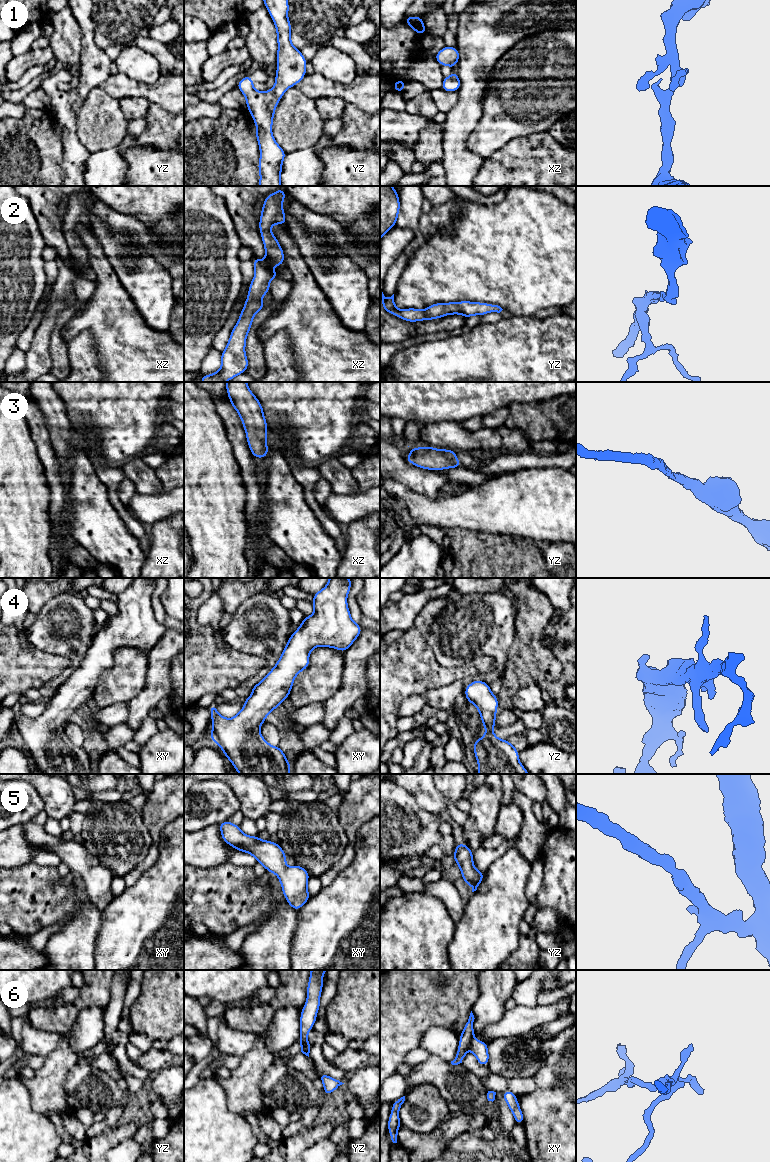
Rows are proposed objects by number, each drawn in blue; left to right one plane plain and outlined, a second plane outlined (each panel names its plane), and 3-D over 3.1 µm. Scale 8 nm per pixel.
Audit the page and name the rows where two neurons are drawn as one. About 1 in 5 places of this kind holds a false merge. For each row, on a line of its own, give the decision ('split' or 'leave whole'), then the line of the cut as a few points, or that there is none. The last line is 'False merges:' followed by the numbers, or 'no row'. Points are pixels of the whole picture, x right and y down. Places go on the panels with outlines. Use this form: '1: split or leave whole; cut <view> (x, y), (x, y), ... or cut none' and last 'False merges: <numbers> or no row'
1: leave whole; cut none
2: leave whole; cut none
3: leave whole; cut none
4: leave whole; cut none
5: leave whole; cut none
6: split; cut yz (300, 1039), (308, 1044)
False merges: 6

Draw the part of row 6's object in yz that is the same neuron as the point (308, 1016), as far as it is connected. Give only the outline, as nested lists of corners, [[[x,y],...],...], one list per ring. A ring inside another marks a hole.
[[[311,970],[307,986],[307,1000],[300,1016],[300,1040],[309,1044],[308,1033],[313,1028],[320,1008],[320,996],[323,989],[322,976],[327,970]]]

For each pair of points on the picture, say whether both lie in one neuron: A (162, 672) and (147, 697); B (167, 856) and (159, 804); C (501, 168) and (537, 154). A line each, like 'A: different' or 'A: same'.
A: same
B: different
C: same

